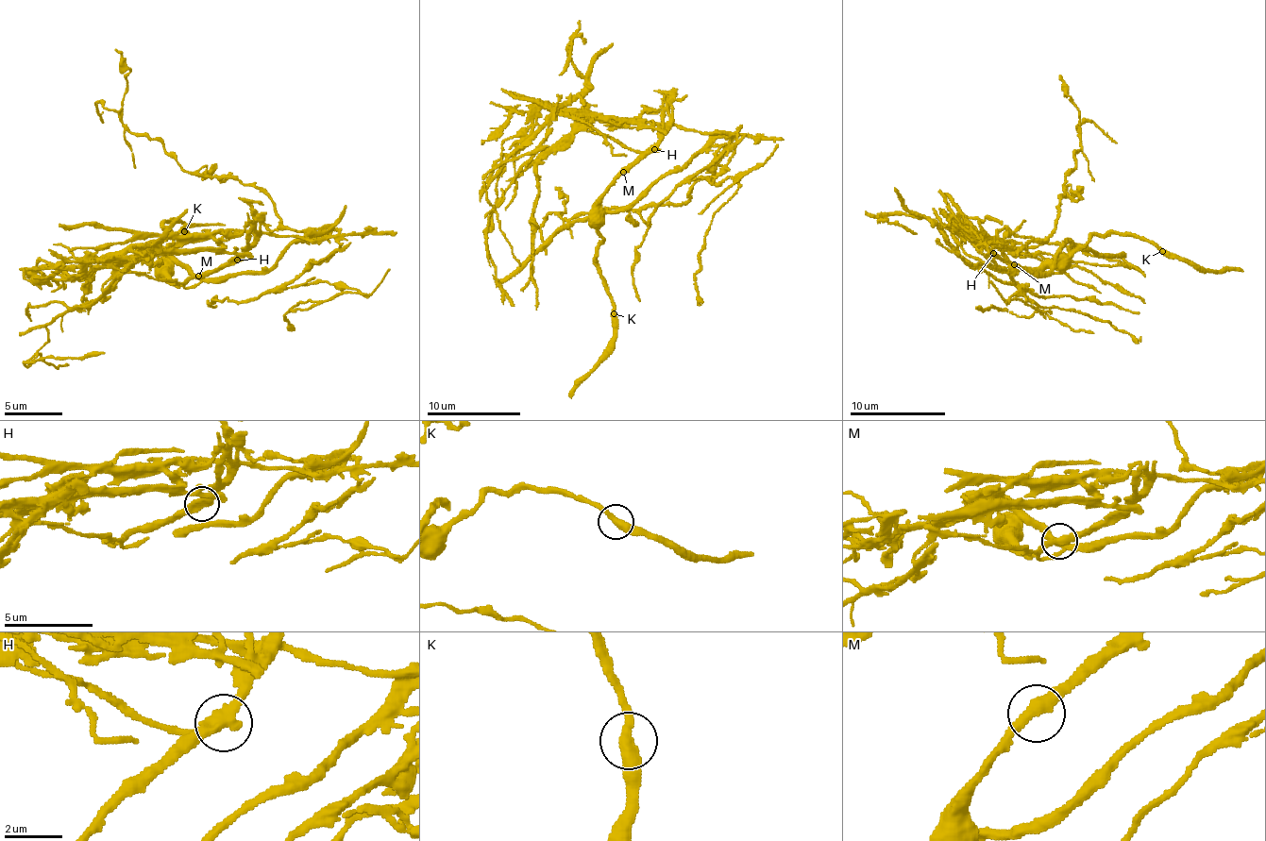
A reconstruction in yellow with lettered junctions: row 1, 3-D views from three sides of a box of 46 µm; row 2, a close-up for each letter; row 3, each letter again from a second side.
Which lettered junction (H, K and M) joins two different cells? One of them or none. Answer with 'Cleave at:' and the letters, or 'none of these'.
Cleave at: H

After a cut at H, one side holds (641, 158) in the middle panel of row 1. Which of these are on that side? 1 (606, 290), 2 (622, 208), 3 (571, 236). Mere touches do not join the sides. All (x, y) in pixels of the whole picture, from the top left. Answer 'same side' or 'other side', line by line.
1: same side
2: other side
3: other side

